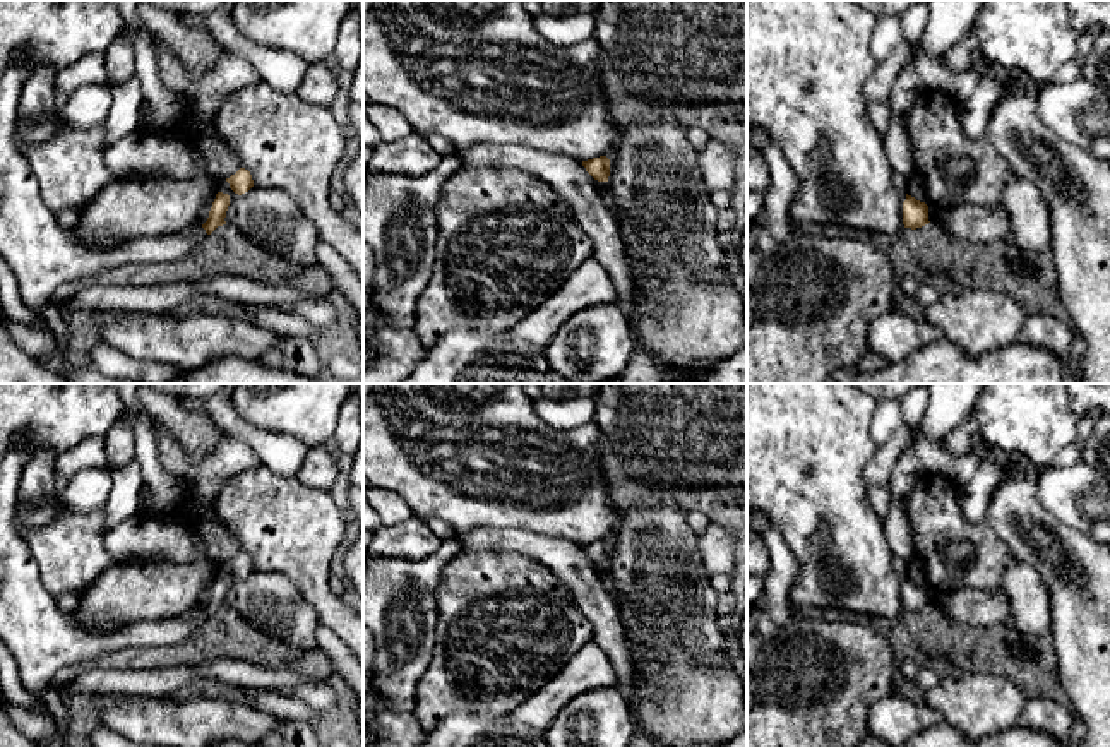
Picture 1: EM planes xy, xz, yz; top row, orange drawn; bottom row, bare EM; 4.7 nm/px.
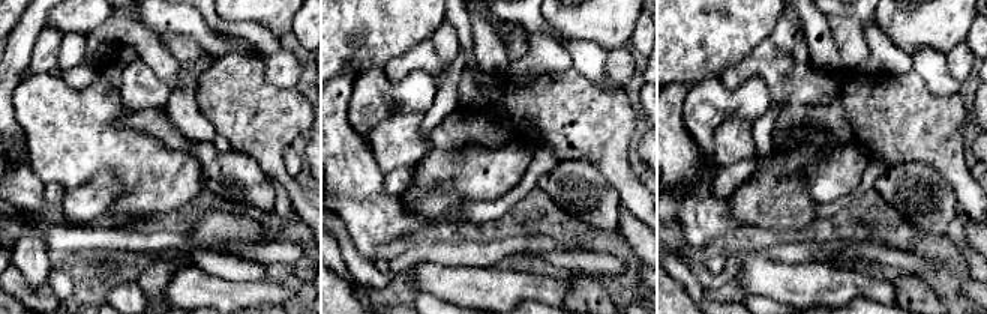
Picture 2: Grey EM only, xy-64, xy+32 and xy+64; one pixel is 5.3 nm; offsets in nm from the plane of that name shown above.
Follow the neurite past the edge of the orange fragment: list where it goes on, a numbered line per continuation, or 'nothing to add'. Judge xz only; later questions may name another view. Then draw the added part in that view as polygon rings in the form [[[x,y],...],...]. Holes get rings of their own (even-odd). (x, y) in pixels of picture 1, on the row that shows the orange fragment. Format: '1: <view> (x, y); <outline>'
nothing to add

